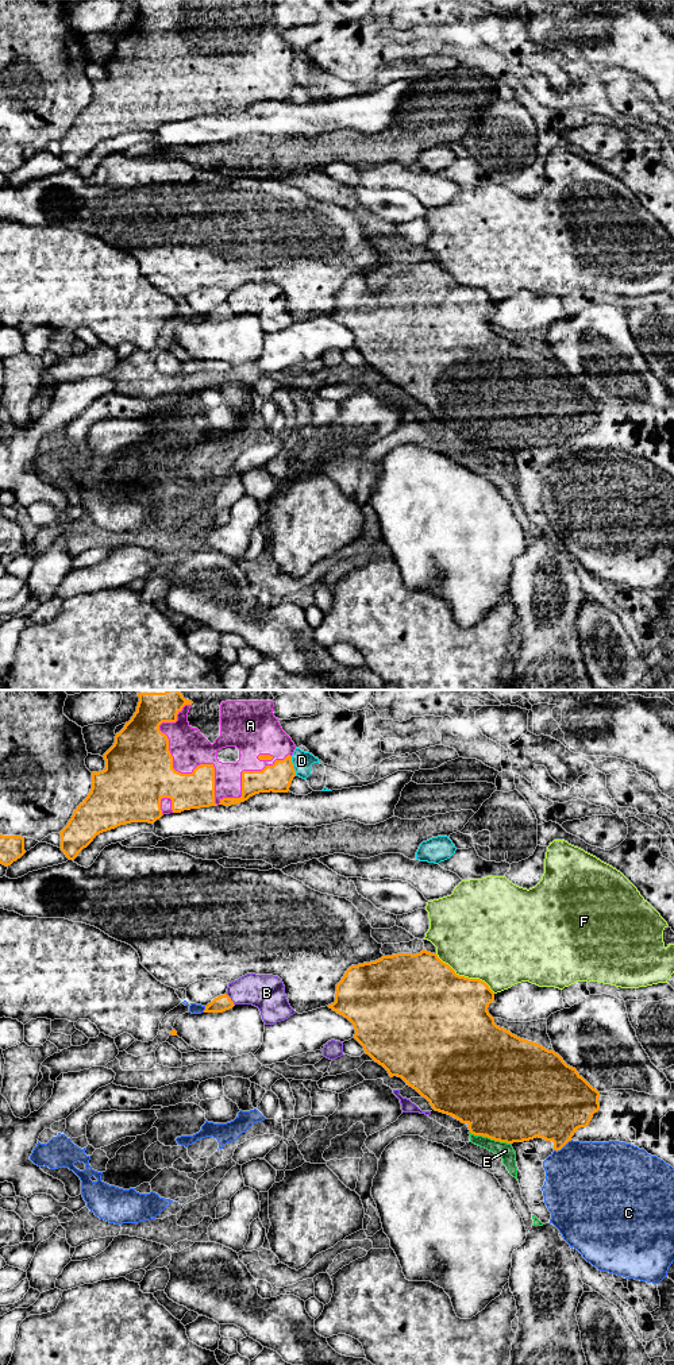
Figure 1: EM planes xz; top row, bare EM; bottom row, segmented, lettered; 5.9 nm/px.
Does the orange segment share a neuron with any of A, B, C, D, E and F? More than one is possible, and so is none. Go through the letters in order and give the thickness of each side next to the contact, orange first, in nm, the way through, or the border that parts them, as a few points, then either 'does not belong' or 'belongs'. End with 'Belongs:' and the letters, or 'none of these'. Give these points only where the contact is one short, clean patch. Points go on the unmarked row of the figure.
A: calibres 220 and 160 nm; belongs
B: calibres 90 and 200 nm; does not belong
C: calibres 400 and 480 nm; does not belong
D: calibres 170 and 120 nm; does not belong
E: calibres 500 and 90 nm; border xz (469, 440), (509, 452); does not belong
F: calibres 500 and 480 nm; border xz (435, 262), (457, 282), (478, 286), (495, 301); does not belong
Belongs: A

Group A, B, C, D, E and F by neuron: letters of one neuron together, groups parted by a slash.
A / B E / C / D / F

